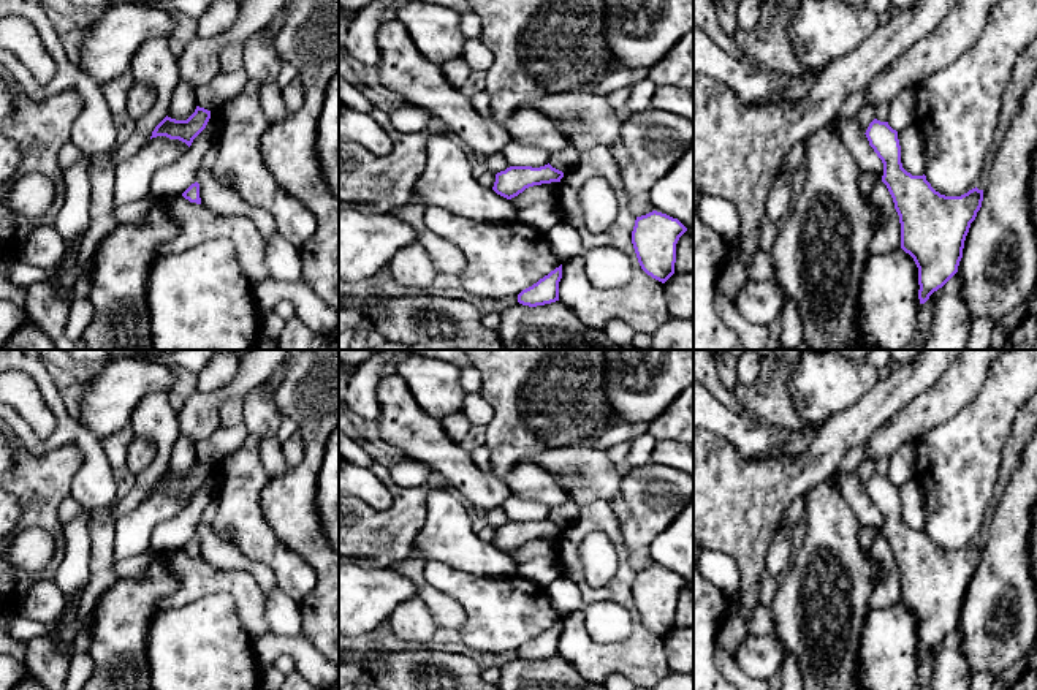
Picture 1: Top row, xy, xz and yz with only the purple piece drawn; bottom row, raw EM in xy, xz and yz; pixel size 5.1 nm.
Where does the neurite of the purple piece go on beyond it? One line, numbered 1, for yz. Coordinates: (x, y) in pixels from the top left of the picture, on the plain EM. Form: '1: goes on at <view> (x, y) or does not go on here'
1: does not go on here

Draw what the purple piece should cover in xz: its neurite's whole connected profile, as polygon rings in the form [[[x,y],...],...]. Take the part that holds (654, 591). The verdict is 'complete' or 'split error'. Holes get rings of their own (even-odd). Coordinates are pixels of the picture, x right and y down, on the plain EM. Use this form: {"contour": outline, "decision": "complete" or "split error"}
{"contour": [[[657,565],[636,571],[632,598],[641,624],[665,638],[674,628],[676,598],[686,586],[678,573]]], "decision": "complete"}

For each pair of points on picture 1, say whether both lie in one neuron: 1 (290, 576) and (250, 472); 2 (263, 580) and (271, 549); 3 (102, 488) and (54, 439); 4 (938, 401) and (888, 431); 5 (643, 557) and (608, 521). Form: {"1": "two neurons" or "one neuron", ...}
{"1": "one neuron", "2": "two neurons", "3": "one neuron", "4": "one neuron", "5": "two neurons"}

